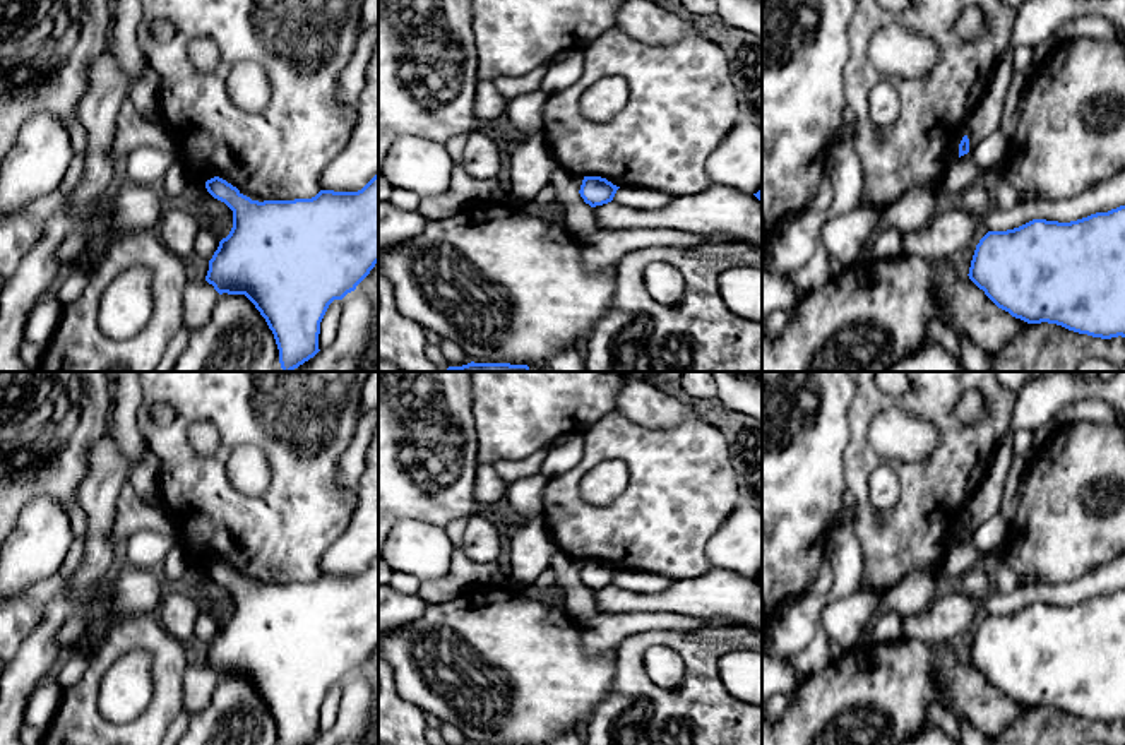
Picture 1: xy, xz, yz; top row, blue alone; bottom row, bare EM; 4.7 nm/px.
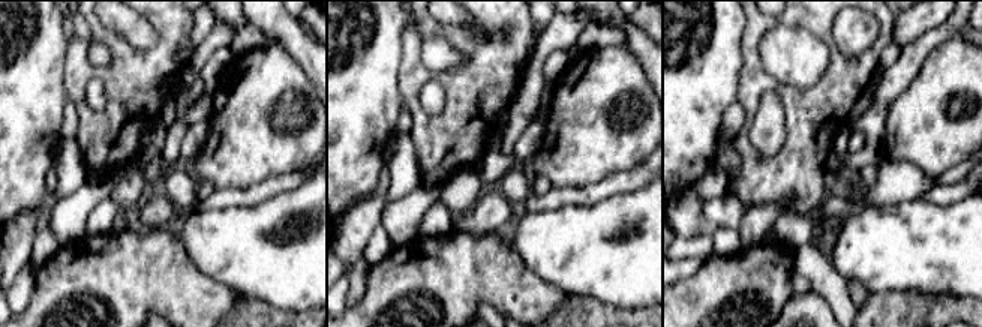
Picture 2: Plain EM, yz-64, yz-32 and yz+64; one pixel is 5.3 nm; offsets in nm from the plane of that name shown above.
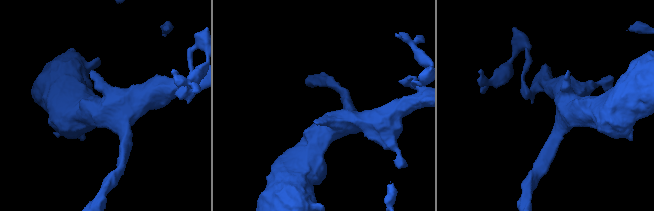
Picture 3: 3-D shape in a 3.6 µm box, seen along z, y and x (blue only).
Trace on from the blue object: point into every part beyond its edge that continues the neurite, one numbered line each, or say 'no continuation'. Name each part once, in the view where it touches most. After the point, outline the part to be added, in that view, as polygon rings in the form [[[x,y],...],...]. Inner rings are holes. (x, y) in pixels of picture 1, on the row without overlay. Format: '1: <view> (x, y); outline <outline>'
no continuation

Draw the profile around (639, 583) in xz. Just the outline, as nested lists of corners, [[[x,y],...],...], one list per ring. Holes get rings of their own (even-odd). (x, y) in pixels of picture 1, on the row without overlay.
[[[620,570],[613,581],[613,586],[635,594],[654,594],[664,586],[664,582],[658,575]]]

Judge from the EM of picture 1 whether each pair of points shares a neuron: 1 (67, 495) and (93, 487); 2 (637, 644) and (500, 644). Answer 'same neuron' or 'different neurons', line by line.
1: different neurons
2: different neurons

